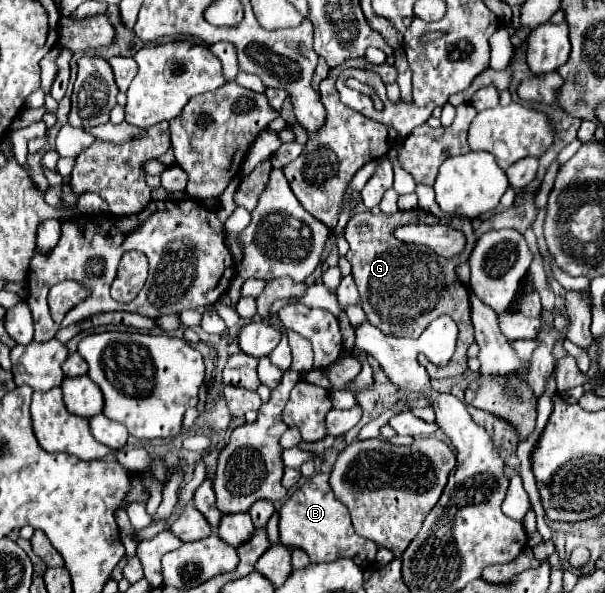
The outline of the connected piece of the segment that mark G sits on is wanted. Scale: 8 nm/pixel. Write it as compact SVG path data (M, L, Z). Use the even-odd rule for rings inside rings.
M410 209L410 211L398 211L394 215L386 215L386 213L378 213L378 215L372 215L370 211L366 213L354 213L348 223L346 223L346 229L344 229L344 239L348 241L350 245L350 251L346 255L346 259L352 263L352 275L354 275L354 281L358 285L358 291L360 291L360 305L366 313L366 319L376 325L384 335L390 335L390 337L412 337L412 339L418 339L422 335L422 331L440 315L452 315L454 321L458 323L458 347L456 347L456 353L454 353L454 373L450 371L450 367L436 367L432 365L424 355L418 355L418 361L420 365L426 367L428 375L432 379L446 379L446 377L460 377L468 371L468 357L466 357L466 351L468 347L474 343L474 327L470 323L470 293L466 291L466 287L462 287L462 283L458 283L458 277L454 275L458 263L466 263L470 255L458 255L454 259L446 259L446 257L440 257L436 255L434 251L430 251L428 247L422 247L422 245L412 245L412 243L402 243L398 239L392 237L392 229L396 225L404 225L404 223L414 223L414 221L424 221L424 223L438 223L438 219L430 213L426 213L424 209Z

